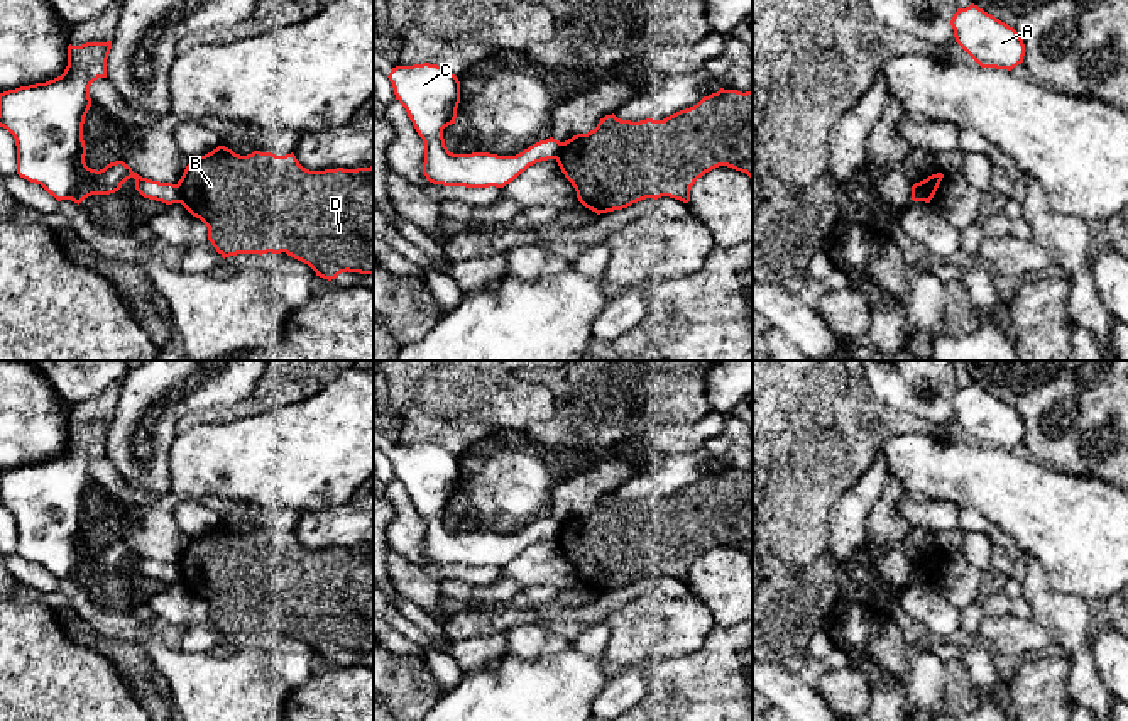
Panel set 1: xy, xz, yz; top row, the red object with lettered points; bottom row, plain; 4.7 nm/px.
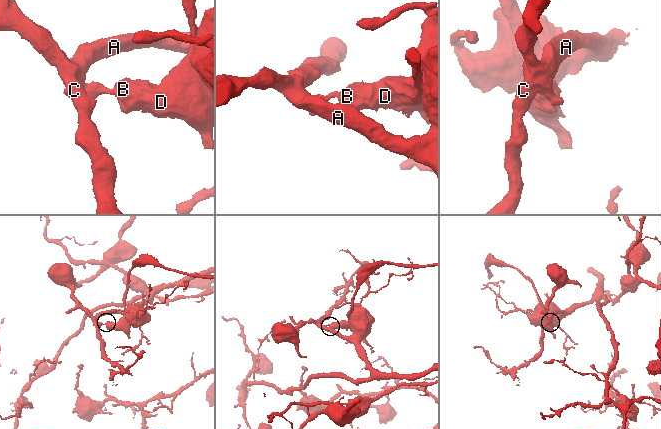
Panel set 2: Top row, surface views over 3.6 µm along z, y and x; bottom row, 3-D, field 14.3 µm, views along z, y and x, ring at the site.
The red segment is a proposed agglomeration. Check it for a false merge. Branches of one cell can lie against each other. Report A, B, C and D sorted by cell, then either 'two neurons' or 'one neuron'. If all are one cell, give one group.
A C / B D; two neurons

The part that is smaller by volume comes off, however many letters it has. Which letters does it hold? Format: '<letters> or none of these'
B, D

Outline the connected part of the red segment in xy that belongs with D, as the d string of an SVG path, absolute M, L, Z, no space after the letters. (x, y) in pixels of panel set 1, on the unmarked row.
M225 525L189 540L178 560L179 582L208 606L208 619L225 638L237 633L281 633L308 643L316 655L335 658L342 652L374 653L374 543L357 548L309 550L296 535L254 530L240 535Z

